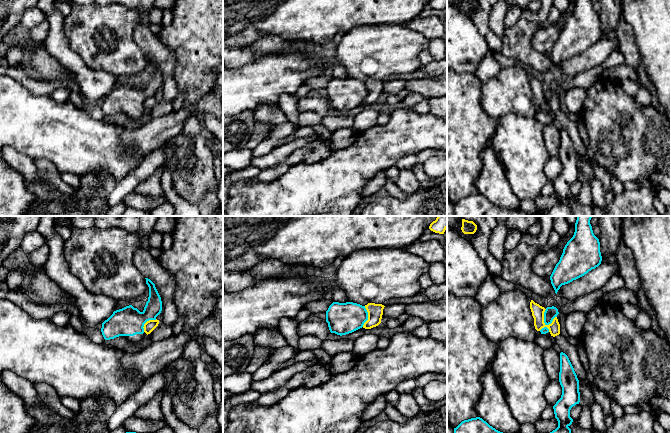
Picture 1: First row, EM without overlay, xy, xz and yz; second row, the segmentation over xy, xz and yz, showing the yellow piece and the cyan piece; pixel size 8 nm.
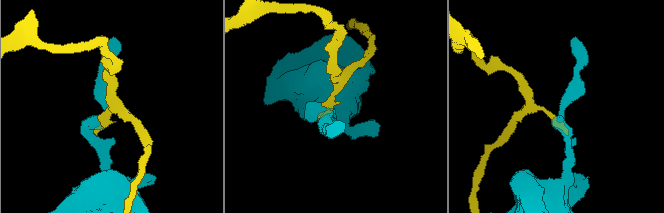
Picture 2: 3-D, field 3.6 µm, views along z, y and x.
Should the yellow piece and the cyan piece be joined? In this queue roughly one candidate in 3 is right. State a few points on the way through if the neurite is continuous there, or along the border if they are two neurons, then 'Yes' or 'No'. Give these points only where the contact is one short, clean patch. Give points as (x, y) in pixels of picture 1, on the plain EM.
Boundary: yz (545, 85), (544, 100), (549, 107). No

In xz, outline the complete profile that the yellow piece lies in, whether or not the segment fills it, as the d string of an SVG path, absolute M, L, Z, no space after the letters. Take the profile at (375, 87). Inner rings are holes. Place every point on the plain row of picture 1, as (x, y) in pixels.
M368 79L365 84L368 88L368 96L364 99L363 104L371 105L381 99L384 81Z

